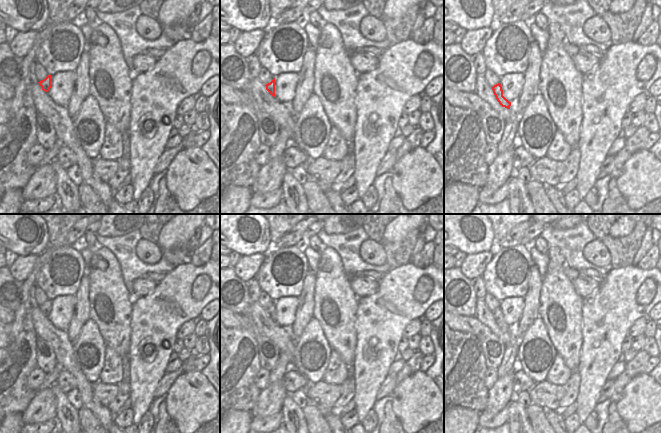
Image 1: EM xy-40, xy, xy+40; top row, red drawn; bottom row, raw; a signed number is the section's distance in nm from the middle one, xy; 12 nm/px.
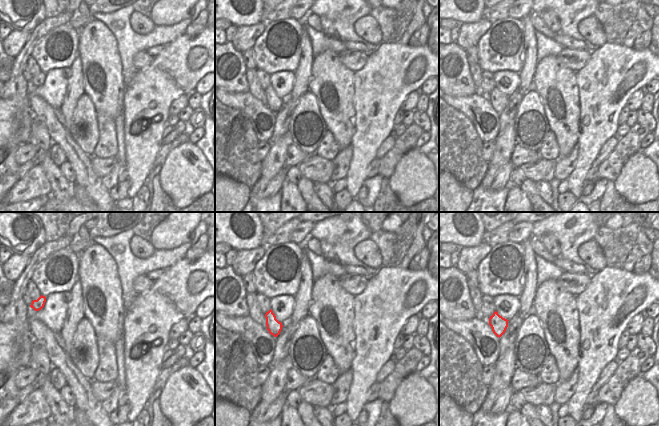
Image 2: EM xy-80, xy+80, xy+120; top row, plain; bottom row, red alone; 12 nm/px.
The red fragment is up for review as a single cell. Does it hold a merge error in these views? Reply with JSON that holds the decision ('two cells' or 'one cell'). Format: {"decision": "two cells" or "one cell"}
{"decision": "one cell"}

